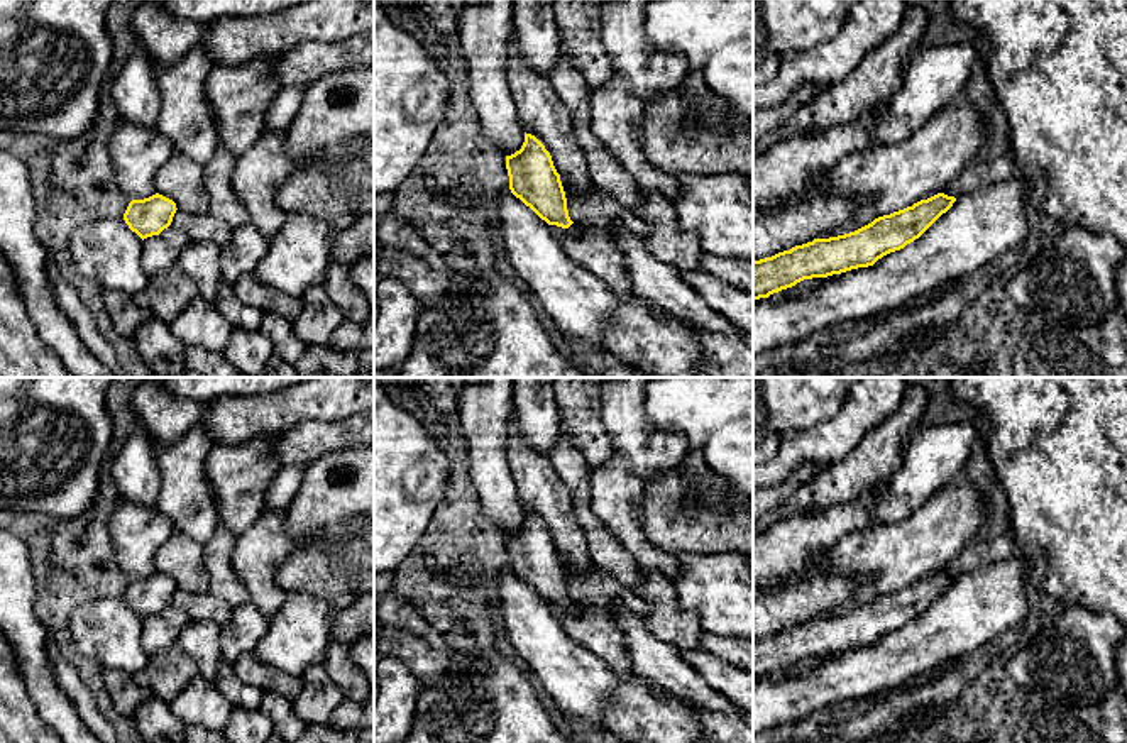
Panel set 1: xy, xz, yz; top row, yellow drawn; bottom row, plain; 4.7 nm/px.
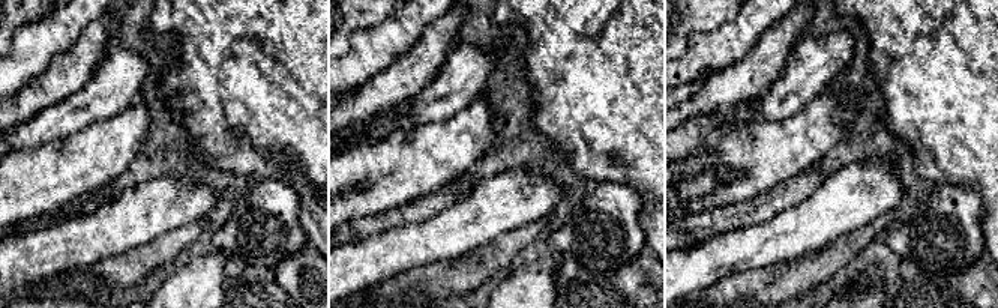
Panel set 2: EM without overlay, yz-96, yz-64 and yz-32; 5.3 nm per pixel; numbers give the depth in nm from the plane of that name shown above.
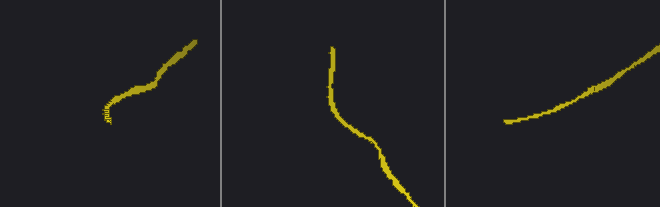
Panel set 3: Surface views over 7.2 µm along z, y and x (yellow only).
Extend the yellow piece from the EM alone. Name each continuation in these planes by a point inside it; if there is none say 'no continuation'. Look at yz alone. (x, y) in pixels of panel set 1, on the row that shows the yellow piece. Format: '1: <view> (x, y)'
no continuation

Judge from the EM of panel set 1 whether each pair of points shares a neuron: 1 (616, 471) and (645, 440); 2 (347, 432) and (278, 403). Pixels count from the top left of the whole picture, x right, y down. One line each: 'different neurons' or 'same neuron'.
1: different neurons
2: different neurons

